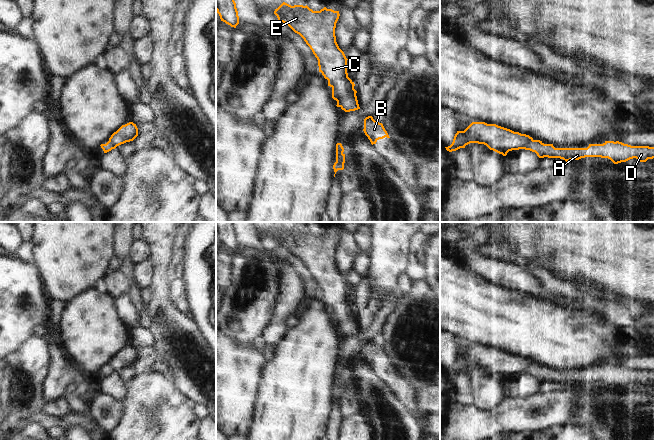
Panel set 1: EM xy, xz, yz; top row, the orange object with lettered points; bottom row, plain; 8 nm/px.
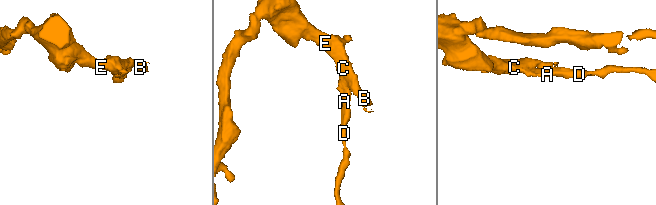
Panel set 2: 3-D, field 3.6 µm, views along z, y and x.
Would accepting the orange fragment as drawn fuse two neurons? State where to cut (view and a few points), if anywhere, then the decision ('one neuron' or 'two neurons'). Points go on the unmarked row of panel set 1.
cut xz (328, 304), (343, 333); two neurons

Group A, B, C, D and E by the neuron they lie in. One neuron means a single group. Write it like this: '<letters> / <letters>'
A D / B C E

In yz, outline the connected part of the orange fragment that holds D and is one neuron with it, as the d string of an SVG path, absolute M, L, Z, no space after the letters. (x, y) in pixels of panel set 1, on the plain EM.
M534 364L525 368L522 373L535 376L539 382L560 382L568 386L585 381L608 382L614 388L626 386L636 382L639 386L646 386L654 382L654 371L631 370L619 365L605 365L603 368L589 368L587 372L555 372L553 368L544 368Z

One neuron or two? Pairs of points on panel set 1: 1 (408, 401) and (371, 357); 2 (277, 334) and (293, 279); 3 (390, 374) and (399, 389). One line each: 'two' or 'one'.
1: one
2: one
3: one

